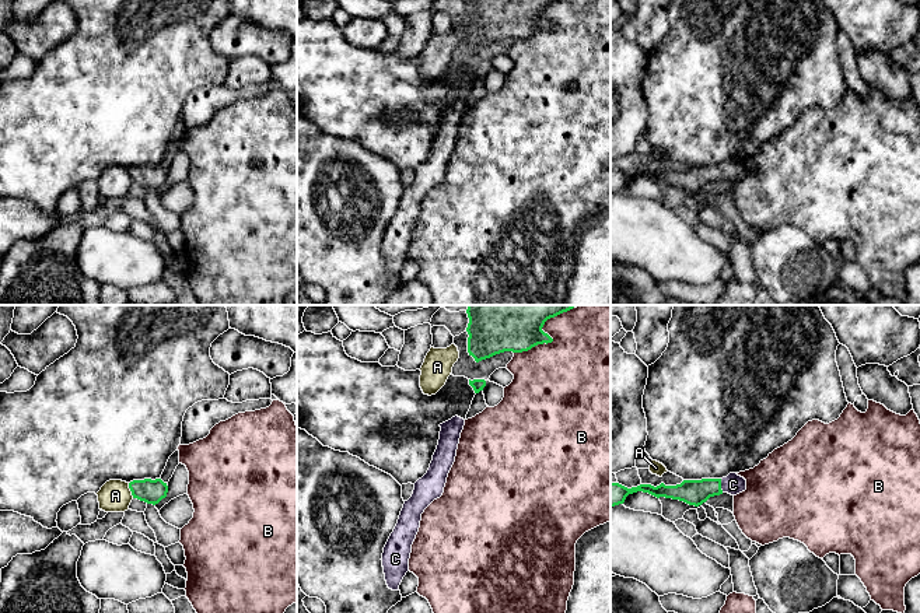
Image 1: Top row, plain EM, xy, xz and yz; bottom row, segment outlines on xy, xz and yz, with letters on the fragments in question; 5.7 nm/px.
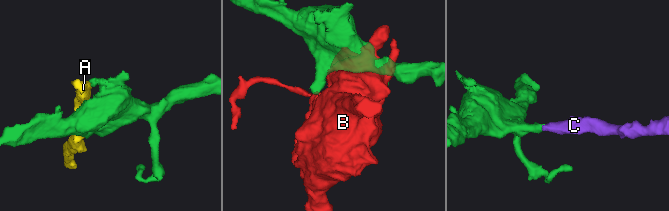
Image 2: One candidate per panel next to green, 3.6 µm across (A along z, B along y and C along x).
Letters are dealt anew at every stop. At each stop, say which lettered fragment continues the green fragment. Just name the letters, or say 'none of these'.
C

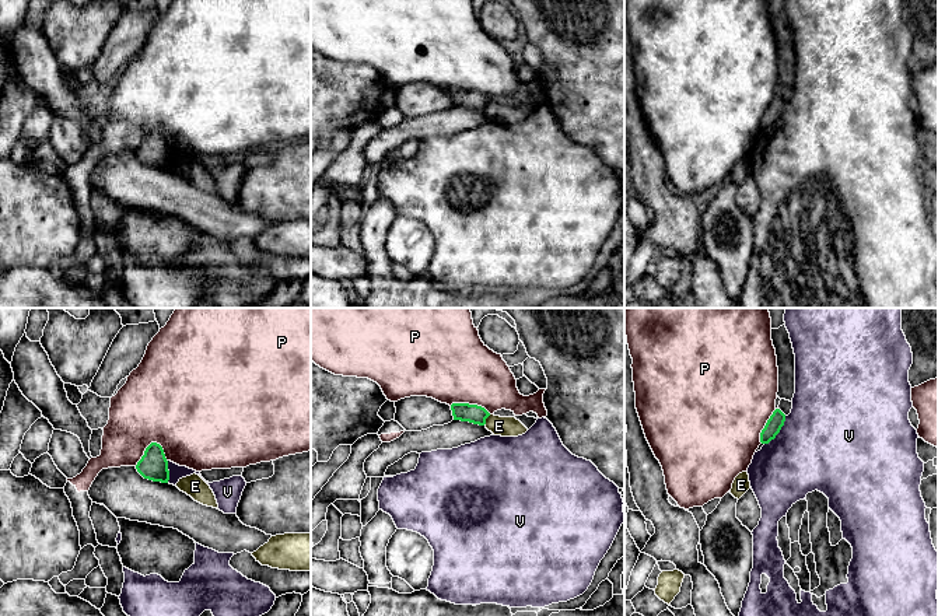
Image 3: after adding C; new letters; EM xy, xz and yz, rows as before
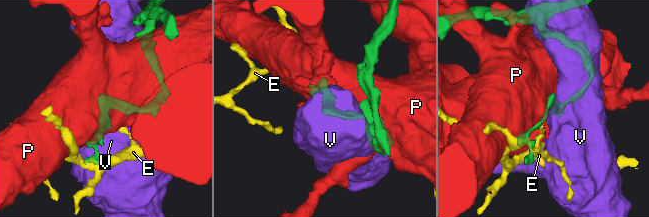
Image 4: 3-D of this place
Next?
none of these

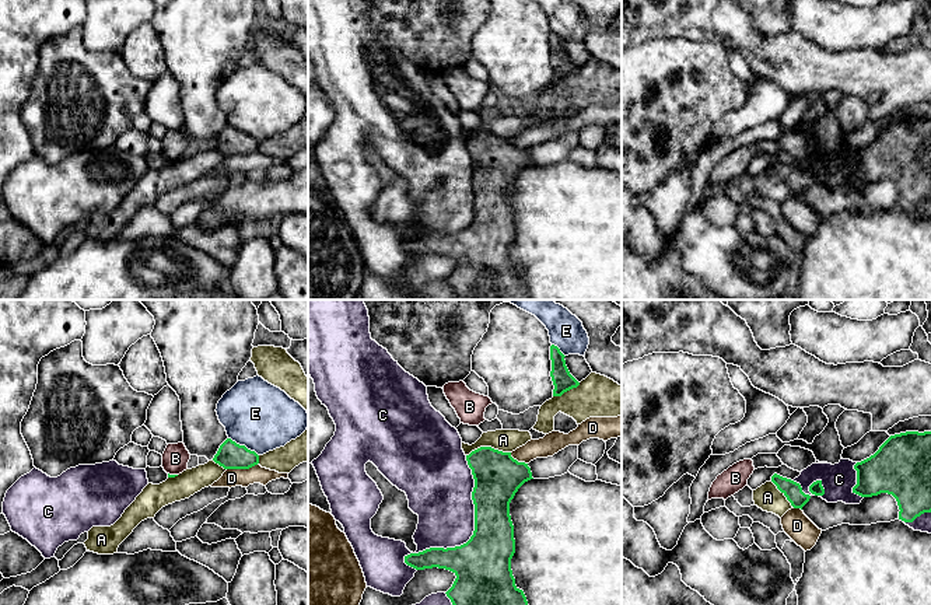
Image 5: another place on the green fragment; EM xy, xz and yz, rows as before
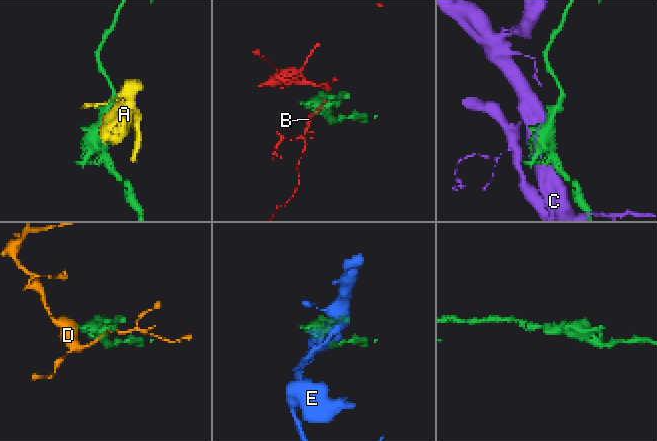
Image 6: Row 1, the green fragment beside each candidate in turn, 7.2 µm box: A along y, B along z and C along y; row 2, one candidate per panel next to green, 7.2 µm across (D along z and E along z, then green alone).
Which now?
A

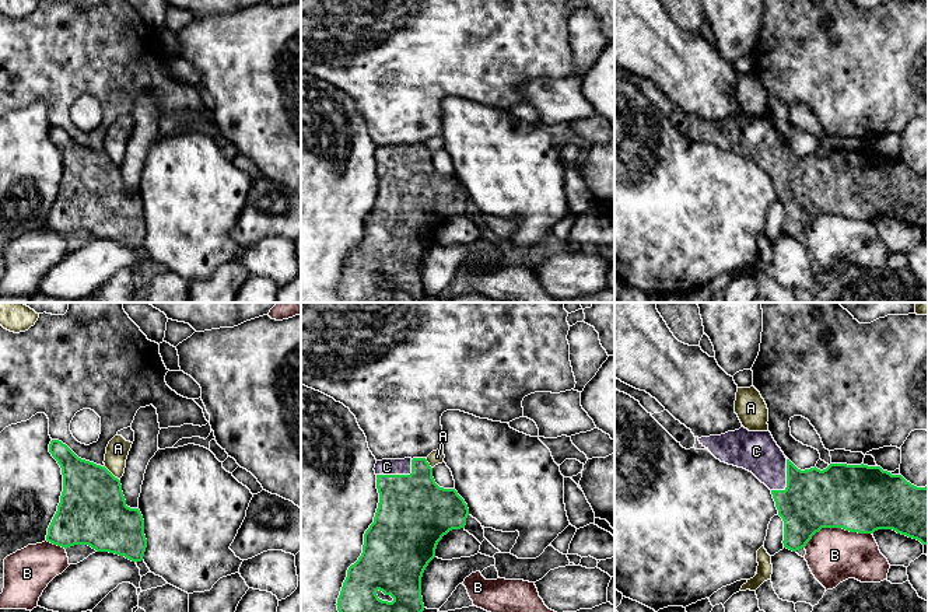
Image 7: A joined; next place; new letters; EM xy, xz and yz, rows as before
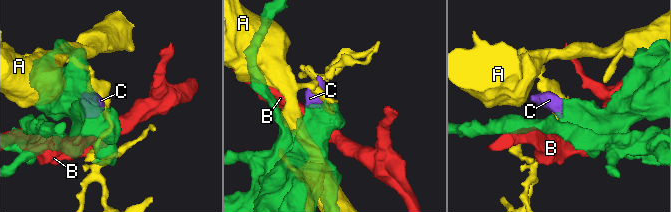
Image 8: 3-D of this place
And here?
none of these

